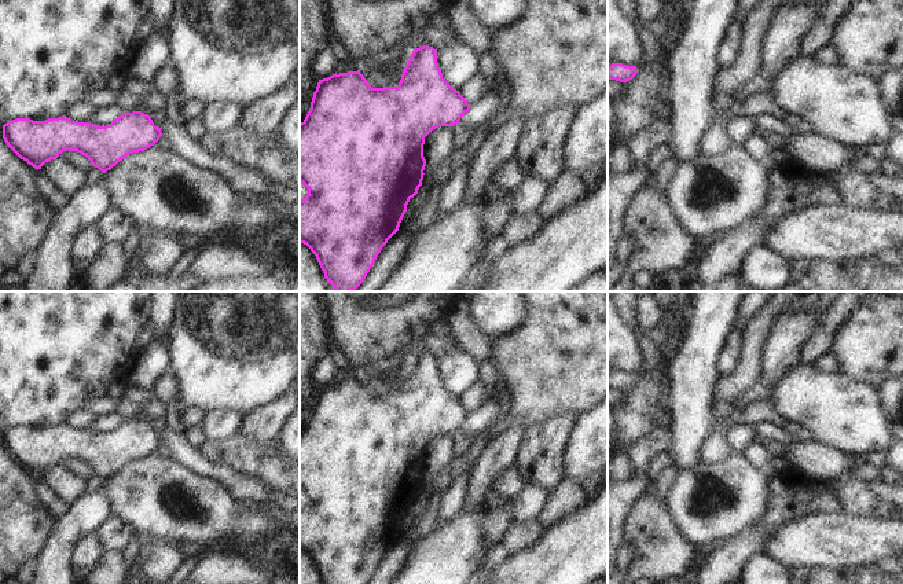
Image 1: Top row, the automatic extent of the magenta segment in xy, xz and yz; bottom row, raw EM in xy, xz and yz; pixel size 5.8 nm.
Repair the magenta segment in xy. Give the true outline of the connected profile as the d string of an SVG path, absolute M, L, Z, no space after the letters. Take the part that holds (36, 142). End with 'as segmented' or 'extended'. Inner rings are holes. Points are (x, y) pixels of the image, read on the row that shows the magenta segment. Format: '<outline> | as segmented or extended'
M142 111L122 113L106 126L71 121L66 115L45 121L15 118L3 125L3 139L7 146L36 169L41 169L45 162L56 159L60 153L70 150L85 155L92 166L106 173L129 154L154 146L161 136L161 128L155 126L151 117Z | as segmented

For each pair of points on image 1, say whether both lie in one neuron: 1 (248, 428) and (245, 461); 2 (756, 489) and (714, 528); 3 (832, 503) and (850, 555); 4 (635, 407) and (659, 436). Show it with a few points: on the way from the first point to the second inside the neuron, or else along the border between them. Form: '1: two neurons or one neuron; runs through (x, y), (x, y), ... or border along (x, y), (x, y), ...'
1: two neurons; border along (238, 432), (256, 441), (274, 441)
2: one neuron; runs through (745, 500), (725, 517)
3: two neurons; border along (843, 511), (812, 513), (803, 518)
4: two neurons; border along (656, 425), (628, 450)

